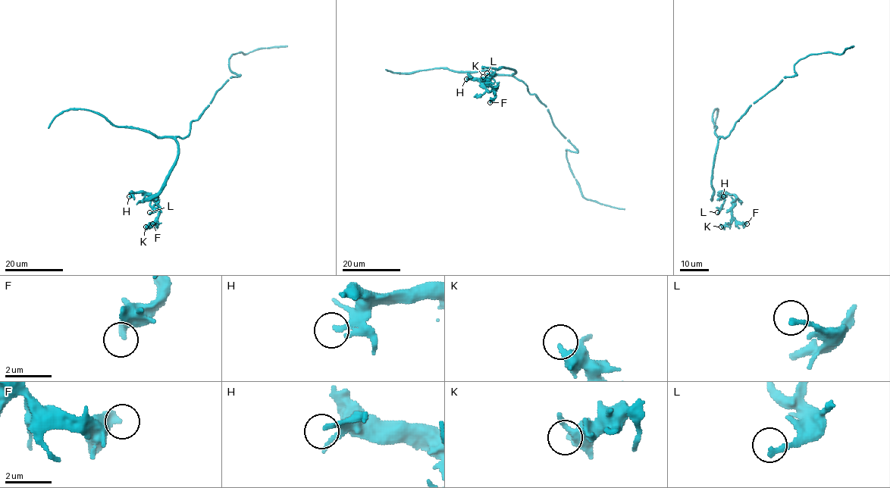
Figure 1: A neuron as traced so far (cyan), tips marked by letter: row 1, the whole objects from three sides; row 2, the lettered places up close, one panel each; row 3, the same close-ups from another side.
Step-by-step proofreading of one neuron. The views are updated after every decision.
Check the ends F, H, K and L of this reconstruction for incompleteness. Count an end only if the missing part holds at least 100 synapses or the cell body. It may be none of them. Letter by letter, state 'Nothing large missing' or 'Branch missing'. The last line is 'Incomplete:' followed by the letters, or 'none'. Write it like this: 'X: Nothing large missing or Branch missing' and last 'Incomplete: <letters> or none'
F: Nothing large missing
H: Nothing large missing
K: Nothing large missing
L: Nothing large missing
Incomplete: none

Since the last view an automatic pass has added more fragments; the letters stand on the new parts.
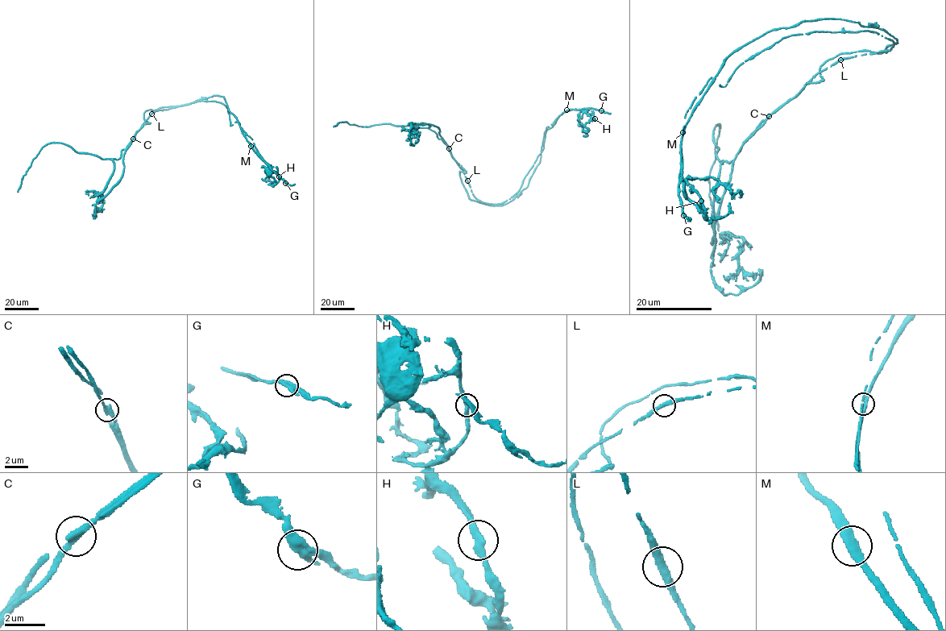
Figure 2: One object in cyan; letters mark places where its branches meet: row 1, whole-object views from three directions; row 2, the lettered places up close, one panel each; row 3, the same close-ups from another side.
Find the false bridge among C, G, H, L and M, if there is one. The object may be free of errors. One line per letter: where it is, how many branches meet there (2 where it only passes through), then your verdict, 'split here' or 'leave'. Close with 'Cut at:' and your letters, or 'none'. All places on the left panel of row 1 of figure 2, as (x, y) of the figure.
C: place (133, 139); branches 2; split here
G: place (285, 183); branches 2; leave
H: place (279, 176); branches 2; leave
L: place (151, 114); branches 2; leave
M: place (251, 146); branches 2; leave
Cut at: C

